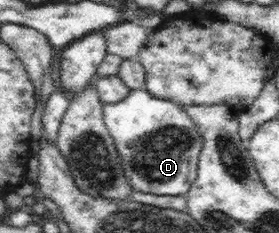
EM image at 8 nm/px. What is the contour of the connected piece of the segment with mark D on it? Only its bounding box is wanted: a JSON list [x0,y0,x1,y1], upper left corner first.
[102,88,203,196]

